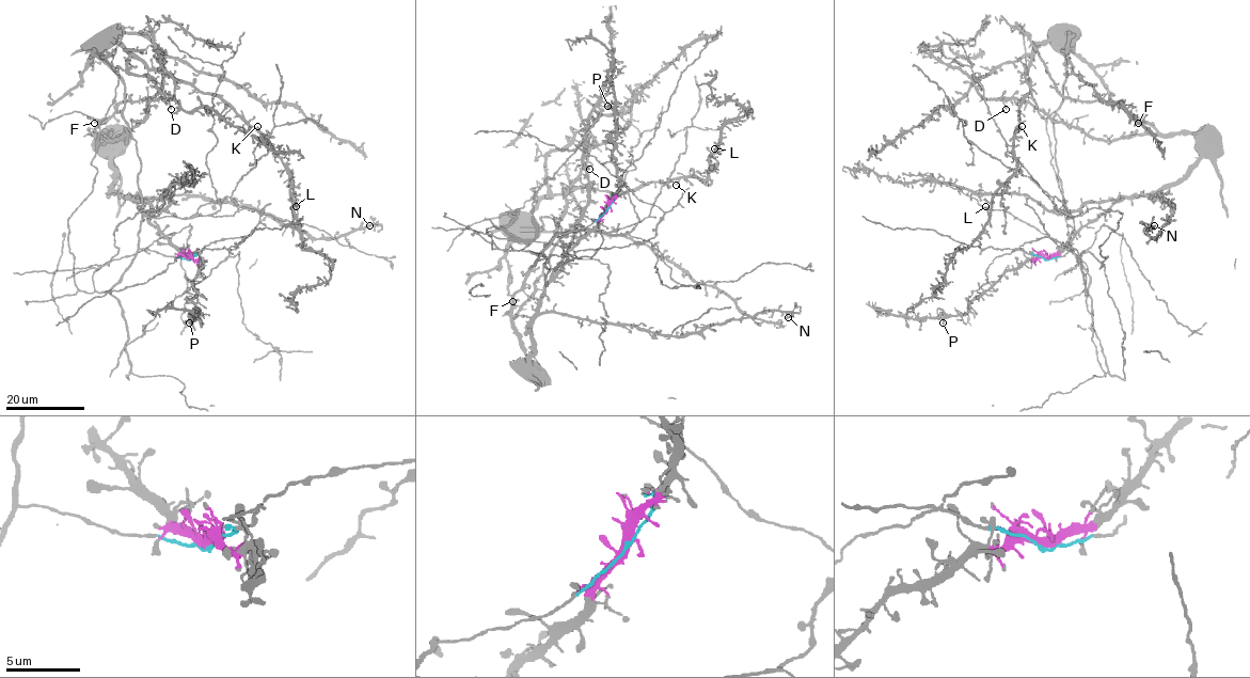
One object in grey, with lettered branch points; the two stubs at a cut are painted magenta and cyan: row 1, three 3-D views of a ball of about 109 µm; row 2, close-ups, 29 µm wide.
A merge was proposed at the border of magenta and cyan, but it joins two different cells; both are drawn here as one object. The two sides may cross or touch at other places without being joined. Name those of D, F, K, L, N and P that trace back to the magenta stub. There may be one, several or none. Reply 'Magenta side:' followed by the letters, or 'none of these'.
Magenta side: D, F, N, P

